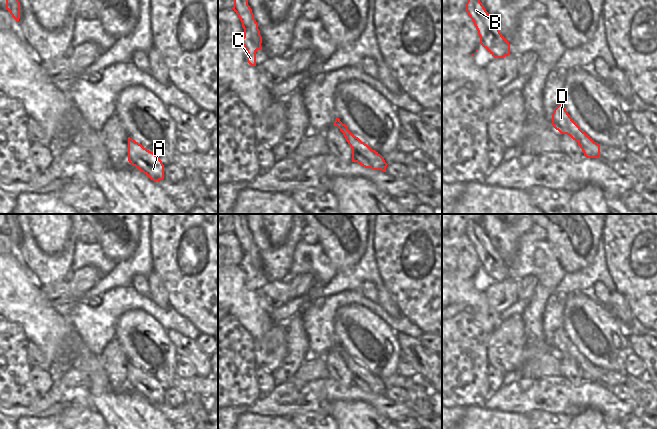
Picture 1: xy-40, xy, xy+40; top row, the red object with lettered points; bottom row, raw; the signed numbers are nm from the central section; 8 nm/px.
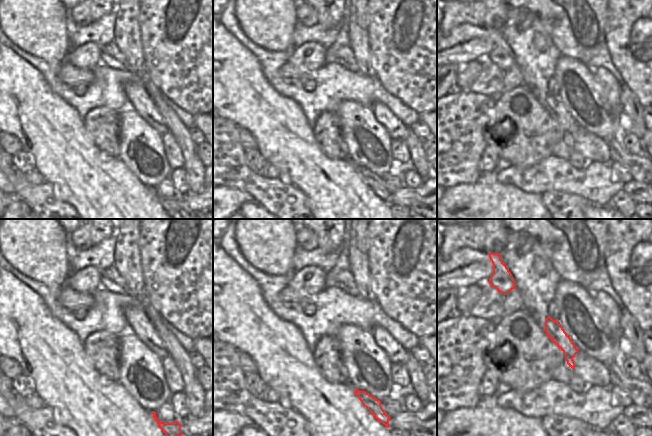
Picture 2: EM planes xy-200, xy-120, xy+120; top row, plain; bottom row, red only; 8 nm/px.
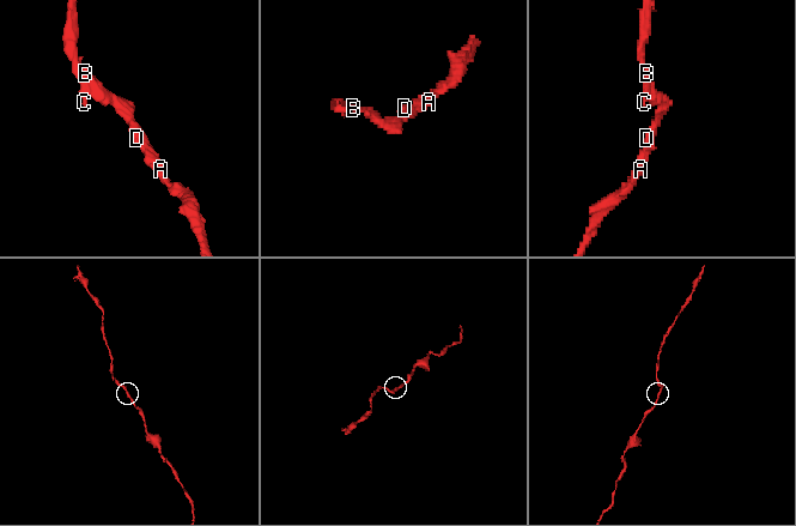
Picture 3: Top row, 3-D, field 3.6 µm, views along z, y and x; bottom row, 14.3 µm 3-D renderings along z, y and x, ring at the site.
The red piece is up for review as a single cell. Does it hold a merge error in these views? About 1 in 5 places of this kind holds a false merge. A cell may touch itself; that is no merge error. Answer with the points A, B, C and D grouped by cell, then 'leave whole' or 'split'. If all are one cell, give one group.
groups A B C D; leave whole

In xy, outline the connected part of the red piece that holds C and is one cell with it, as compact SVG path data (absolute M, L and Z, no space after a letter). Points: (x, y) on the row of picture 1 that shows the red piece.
M234 0L232 9L238 15L244 29L244 37L240 42L248 53L247 62L251 66L256 66L256 51L262 50L262 37L258 23L254 19L248 0Z

